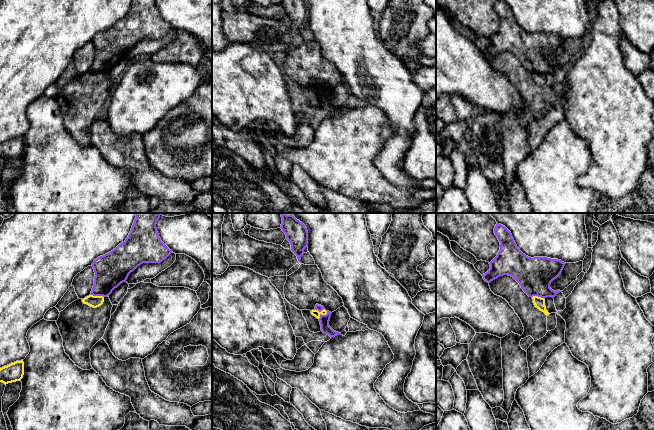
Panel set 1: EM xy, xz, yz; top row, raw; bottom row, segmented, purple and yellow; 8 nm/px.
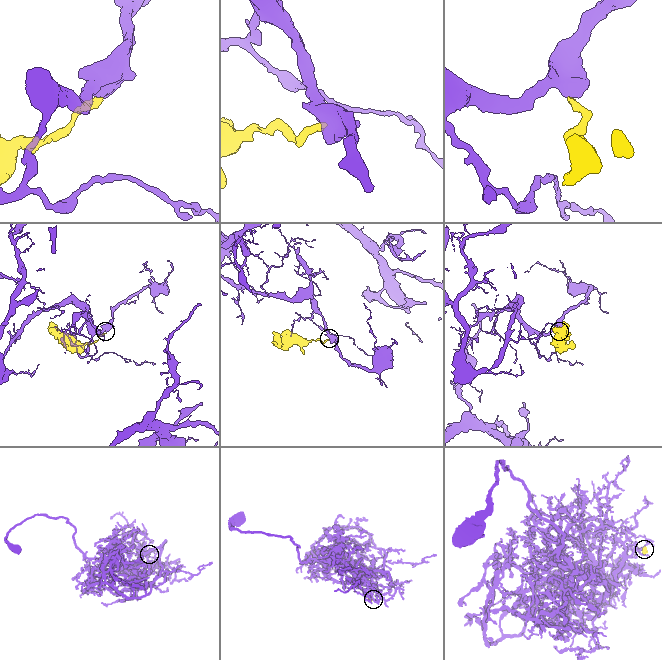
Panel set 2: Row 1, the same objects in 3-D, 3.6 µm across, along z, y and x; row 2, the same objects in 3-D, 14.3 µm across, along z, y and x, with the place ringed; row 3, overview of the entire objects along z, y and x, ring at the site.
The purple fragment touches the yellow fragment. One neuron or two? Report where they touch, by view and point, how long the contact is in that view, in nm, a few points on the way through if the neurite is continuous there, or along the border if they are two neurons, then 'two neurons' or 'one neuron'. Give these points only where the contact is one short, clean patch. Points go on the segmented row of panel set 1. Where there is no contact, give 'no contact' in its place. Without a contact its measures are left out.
xz (320, 314) | 110 nm | along xz (315, 309), (321, 314), (327, 313) | two neurons

